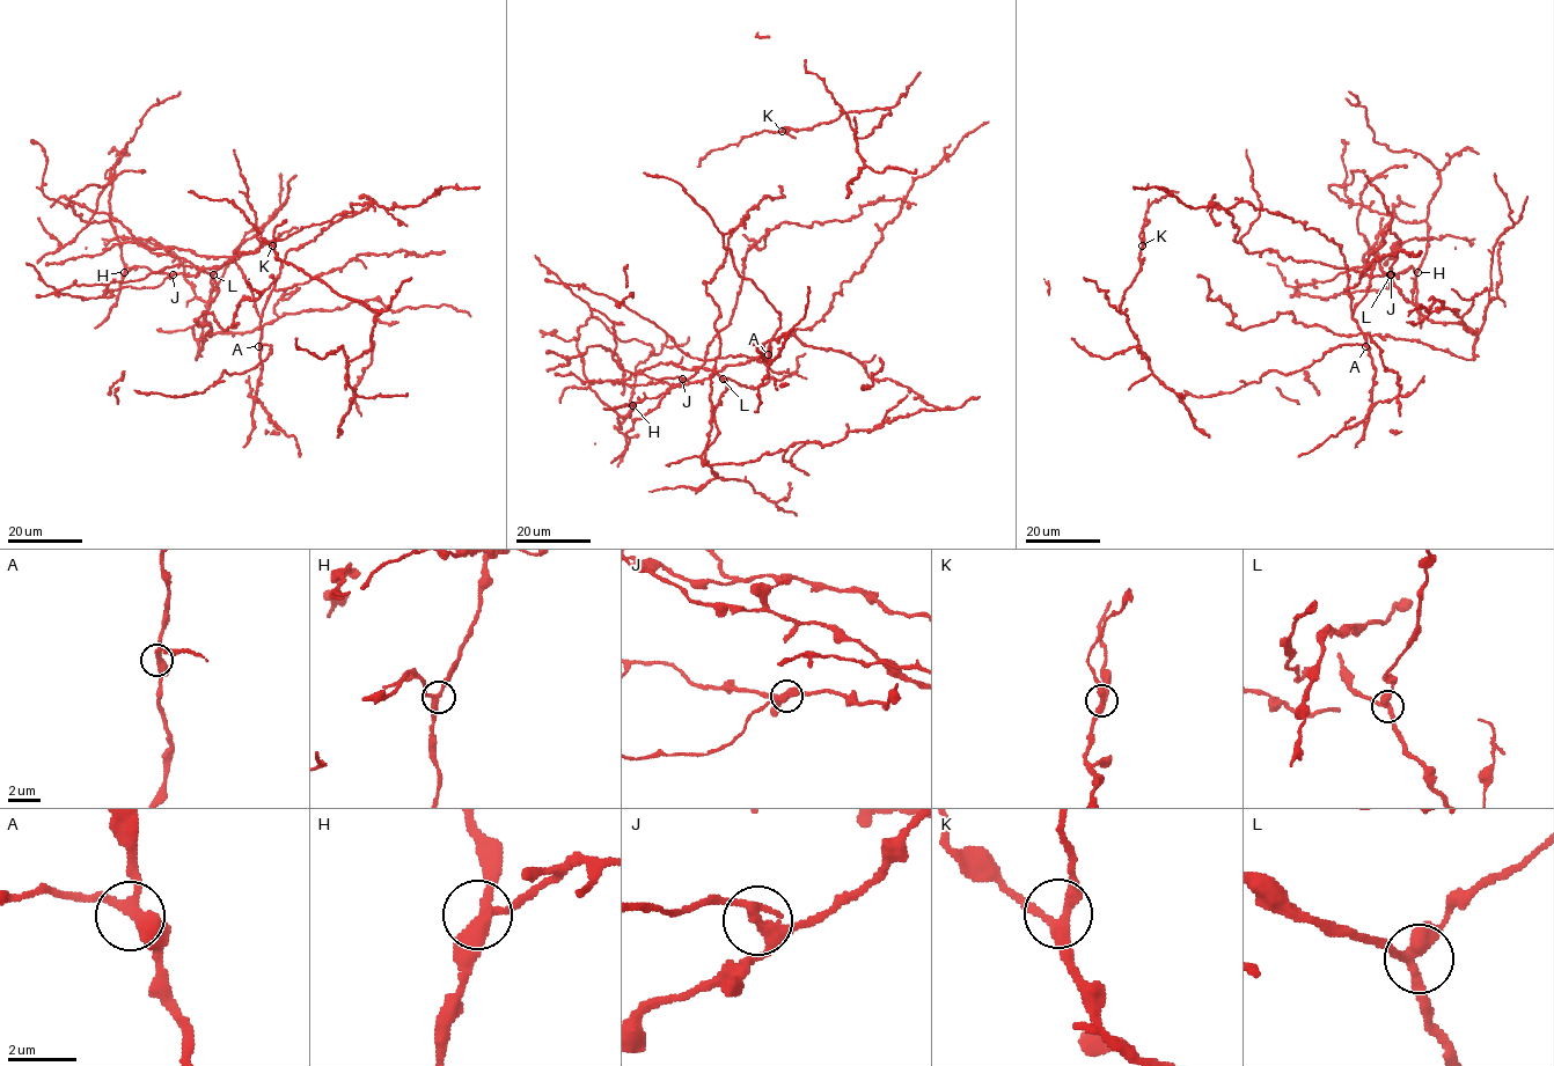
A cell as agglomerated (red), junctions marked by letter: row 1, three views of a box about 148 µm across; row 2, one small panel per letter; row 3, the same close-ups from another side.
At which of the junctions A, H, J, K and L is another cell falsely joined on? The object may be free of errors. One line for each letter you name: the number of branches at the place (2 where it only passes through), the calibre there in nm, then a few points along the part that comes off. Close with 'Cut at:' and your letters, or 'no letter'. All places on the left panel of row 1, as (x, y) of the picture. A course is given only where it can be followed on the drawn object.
J: branches 3; calibre 320 nm; course (173, 274), (149, 288), (124, 286), (85, 299), (61, 294), (48, 286), (34, 266), (26, 263)
Cut at: J

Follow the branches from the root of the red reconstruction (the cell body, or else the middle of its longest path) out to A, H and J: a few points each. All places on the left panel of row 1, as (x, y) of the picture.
A: (173, 267), (58, 291), (97, 298), (174, 274), (125, 271), (123, 239), (229, 257), (261, 318), (258, 346)
H: (173, 267), (139, 280), (58, 291), (97, 298), (125, 286), (156, 287), (174, 274), (145, 266), (124, 272)
J: (173, 267), (139, 280), (73, 284), (58, 291), (97, 298), (104, 291), (125, 286), (156, 287), (173, 274)

